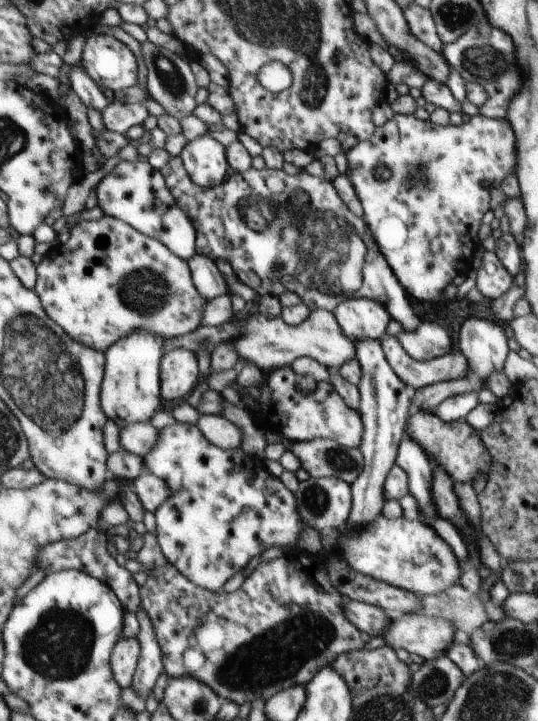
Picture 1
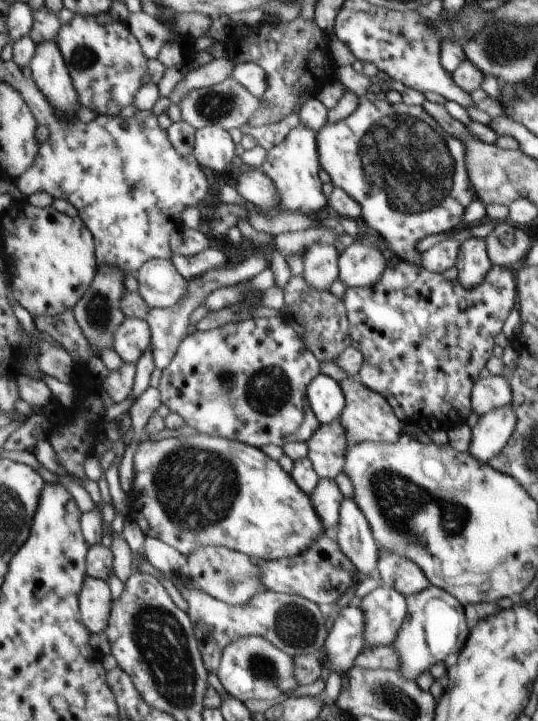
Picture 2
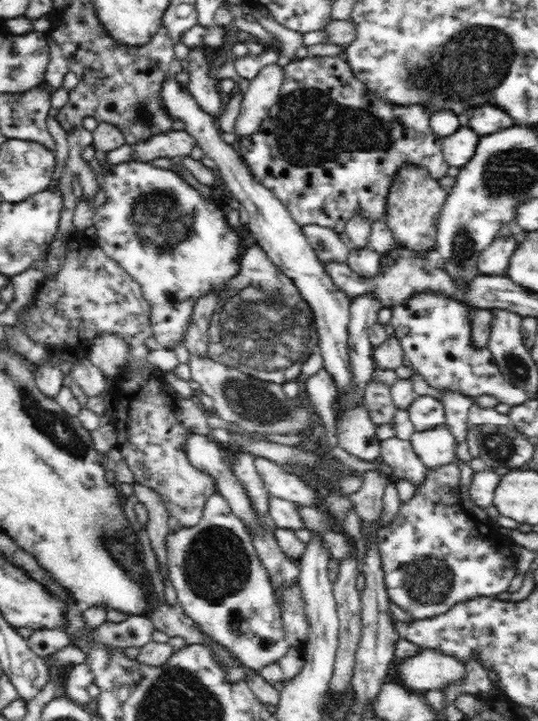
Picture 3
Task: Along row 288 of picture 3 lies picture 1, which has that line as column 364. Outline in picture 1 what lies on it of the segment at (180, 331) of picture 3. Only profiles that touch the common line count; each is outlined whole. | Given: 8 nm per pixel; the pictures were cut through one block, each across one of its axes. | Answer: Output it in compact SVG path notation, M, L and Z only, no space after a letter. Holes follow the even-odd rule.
M394 114L368 140L345 153L348 159L345 174L362 204L362 220L392 273L413 301L442 302L444 288L464 270L475 267L472 258L480 246L478 228L482 216L490 210L490 192L484 184L498 188L506 176L516 175L516 150L514 128L504 117L493 120L479 114L460 126L450 123L439 126L412 115Z

